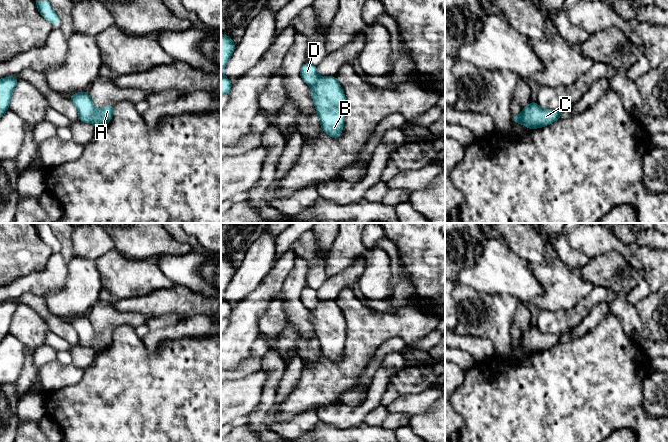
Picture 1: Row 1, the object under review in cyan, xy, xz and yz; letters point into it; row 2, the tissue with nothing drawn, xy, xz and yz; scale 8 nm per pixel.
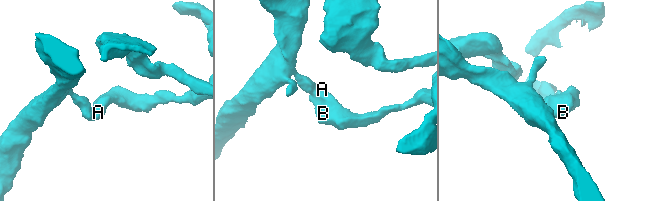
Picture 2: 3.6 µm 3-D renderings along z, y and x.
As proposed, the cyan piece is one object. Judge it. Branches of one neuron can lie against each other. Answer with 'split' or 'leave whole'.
split

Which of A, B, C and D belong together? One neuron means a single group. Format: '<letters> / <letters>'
A B C / D

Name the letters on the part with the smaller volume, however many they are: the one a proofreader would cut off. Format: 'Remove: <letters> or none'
Remove: D

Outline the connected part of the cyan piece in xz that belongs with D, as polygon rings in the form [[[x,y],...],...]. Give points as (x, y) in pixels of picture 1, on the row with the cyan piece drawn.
[[[308,62],[301,66],[299,73],[302,80],[310,87],[313,86],[319,78],[317,65],[312,65]]]

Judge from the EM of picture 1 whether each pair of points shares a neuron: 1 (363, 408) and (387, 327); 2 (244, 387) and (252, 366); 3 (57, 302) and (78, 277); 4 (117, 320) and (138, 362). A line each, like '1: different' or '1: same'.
1: different
2: different
3: same
4: different

